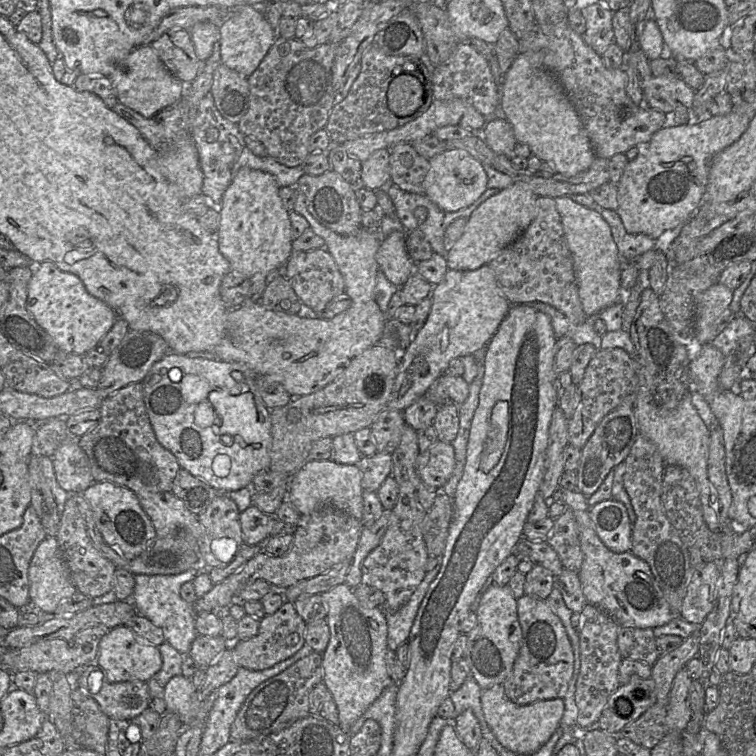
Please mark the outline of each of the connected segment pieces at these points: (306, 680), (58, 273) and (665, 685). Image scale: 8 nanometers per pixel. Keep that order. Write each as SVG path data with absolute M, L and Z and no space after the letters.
M312 652L307 657L304 657L285 671L275 675L252 690L248 695L240 710L237 713L236 719L231 726L230 741L249 741L257 738L262 738L269 734L278 732L289 727L294 722L302 719L309 714L309 696L313 688L323 681L323 665L322 654Z
M52 262L35 264L28 282L26 308L62 352L86 355L98 346L116 320L113 310L90 295L74 274L63 272Z
M699 630L689 637L673 651L659 656L652 665L651 678L656 685L656 698L660 704L667 704L675 675L693 657L698 657Z

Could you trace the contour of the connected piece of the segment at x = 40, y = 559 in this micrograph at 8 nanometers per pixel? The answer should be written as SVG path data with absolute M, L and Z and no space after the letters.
M47 536L36 548L28 568L28 580L30 607L39 611L43 616L54 615L58 604L77 592L56 537Z

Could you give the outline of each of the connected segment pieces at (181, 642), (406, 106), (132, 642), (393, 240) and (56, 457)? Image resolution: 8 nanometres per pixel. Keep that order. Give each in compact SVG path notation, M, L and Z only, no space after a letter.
M203 564L176 575L134 575L135 587L130 599L137 612L146 617L163 632L165 642L183 656L189 656L191 645L197 637L195 629L195 613L192 604L180 597L180 588L184 583L193 582L195 595L201 598L209 592L214 584Z
M400 74L391 80L387 90L387 106L395 116L410 116L423 102L423 87L416 77Z
M118 626L100 640L96 664L103 669L109 682L147 682L160 671L162 658L158 647L141 639L129 627Z
M395 231L384 238L380 243L376 259L379 270L389 282L399 288L415 272L415 264L406 248L405 232Z
M69 436L51 457L57 482L60 487L70 495L75 493L83 494L83 492L94 483L88 458L80 448L78 438L79 437Z

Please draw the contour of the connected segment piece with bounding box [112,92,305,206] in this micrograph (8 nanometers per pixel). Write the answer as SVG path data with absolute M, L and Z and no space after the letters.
M210 92L202 98L198 106L191 104L184 94L176 104L164 109L152 118L143 117L120 102L112 110L136 127L157 153L172 149L180 141L193 139L197 146L203 172L201 192L210 199L213 206L220 205L225 190L237 171L243 167L272 174L279 187L295 187L299 178L305 174L301 165L286 167L268 156L255 156L247 148L244 142L245 136L240 133L237 124L226 120L219 113Z

